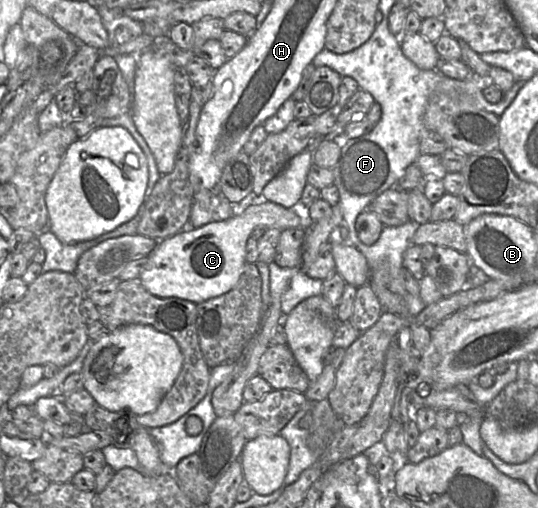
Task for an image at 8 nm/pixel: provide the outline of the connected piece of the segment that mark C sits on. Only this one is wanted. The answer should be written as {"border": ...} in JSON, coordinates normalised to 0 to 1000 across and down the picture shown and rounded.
{"border":[[[504,396],[465,404],[446,423],[374,447],[335,455],[297,472],[260,543],[270,569],[297,587],[327,585],[364,598],[422,577],[441,559],[457,514],[457,478],[480,445],[520,455],[539,449],[572,451],[582,435],[559,429],[541,411]]]}

